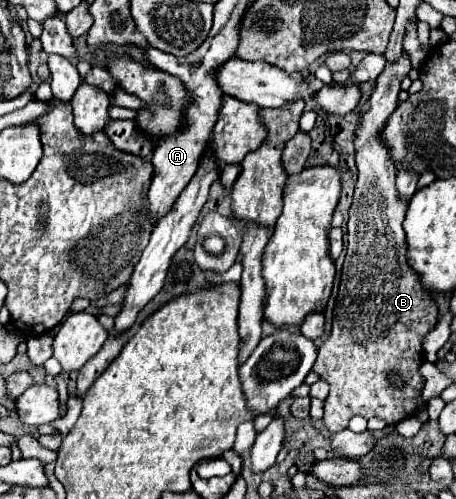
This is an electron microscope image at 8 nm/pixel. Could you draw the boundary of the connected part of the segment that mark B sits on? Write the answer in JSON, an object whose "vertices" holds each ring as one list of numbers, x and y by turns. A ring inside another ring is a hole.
{"vertices":[[404,54,398,62,382,70,368,100,370,110,360,118,360,128,354,136,358,182,350,206,348,250,334,306,332,332,318,348,318,358,312,366,330,384,322,418,330,432,348,428,350,418,356,414,364,418,378,416,388,424,398,424,426,406,422,398,424,378,420,374,424,362,422,338,438,322,438,304,408,264,408,244,402,228,408,202,398,196,396,166,380,134,384,122,388,122,392,110,398,106,400,84,410,68,410,60],[388,372,398,372,404,386,392,386]]}

